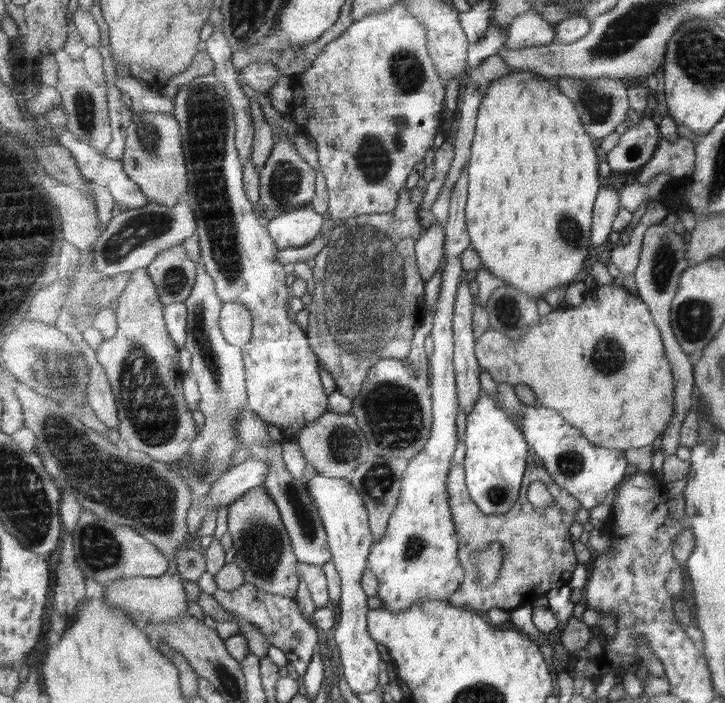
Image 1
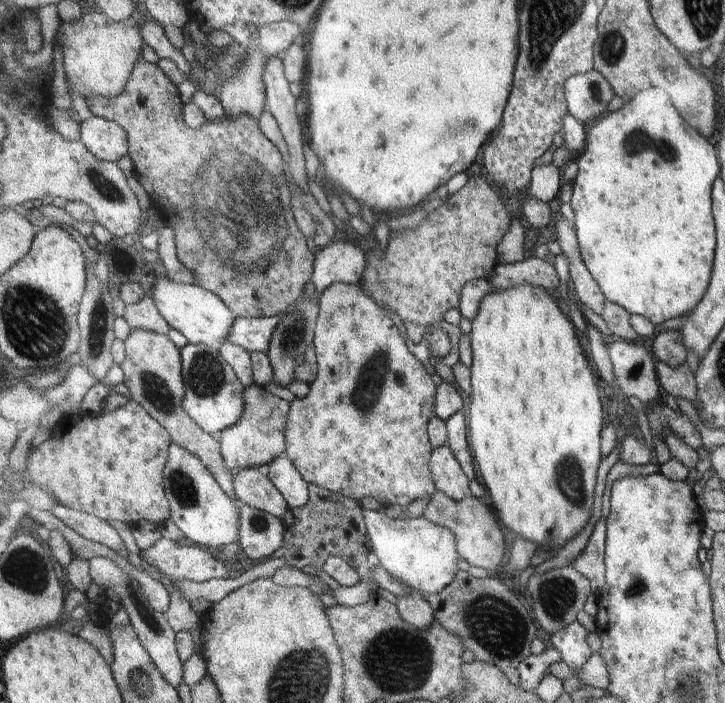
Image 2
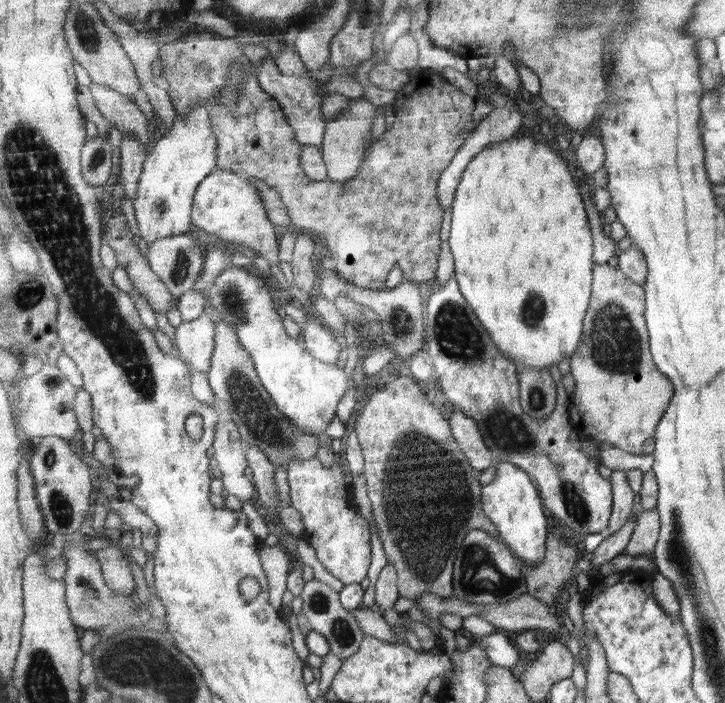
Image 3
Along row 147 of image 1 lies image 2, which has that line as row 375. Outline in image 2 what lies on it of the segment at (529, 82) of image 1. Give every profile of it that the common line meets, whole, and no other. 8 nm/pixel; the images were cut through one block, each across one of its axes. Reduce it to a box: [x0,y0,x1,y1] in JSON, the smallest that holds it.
[468,282,605,548]

